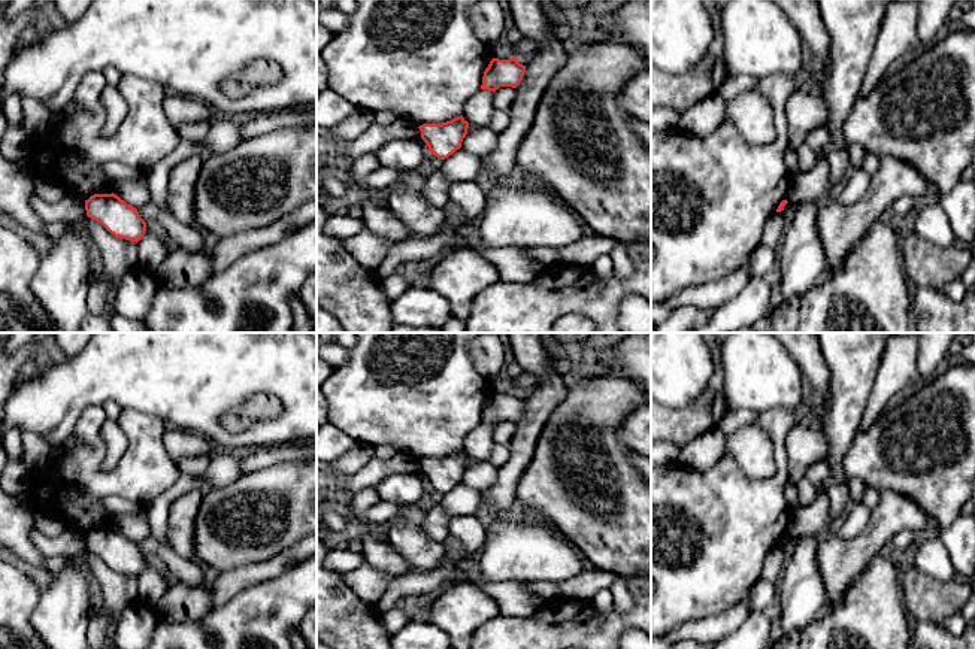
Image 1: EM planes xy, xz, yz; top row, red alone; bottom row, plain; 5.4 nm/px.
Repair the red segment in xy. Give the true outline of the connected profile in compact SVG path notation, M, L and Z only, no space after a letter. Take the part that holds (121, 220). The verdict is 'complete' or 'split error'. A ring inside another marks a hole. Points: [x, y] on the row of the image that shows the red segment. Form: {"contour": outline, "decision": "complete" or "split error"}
{"contour": "M113 192L91 195L85 200L85 210L88 218L100 222L115 237L137 243L146 231L137 209Z", "decision": "complete"}

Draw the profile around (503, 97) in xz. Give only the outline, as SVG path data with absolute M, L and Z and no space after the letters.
M500 87L494 91L493 106L494 109L509 110L517 95L517 90L512 87Z

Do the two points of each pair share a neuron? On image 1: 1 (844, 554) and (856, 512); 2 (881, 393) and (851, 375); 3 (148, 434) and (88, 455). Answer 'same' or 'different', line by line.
1: different
2: different
3: same

